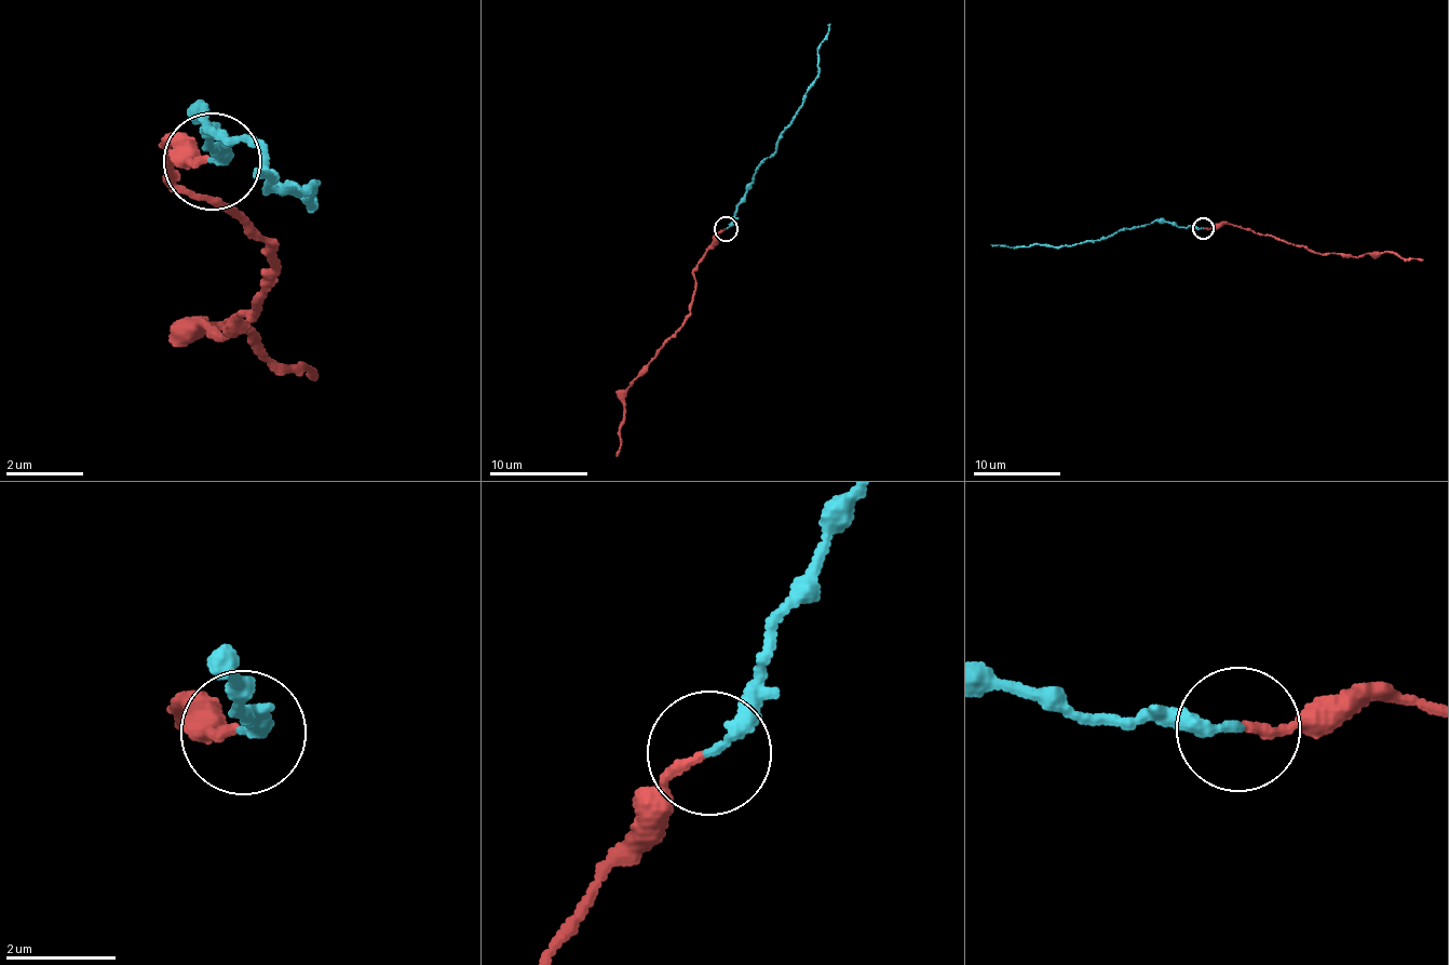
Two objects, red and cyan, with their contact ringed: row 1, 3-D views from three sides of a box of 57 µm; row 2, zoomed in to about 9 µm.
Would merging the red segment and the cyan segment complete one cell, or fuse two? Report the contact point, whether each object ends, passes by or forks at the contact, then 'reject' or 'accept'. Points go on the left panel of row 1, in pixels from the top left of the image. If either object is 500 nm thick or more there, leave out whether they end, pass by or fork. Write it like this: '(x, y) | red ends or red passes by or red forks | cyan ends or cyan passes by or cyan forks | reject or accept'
(212, 161) | red ends | cyan ends | accept

